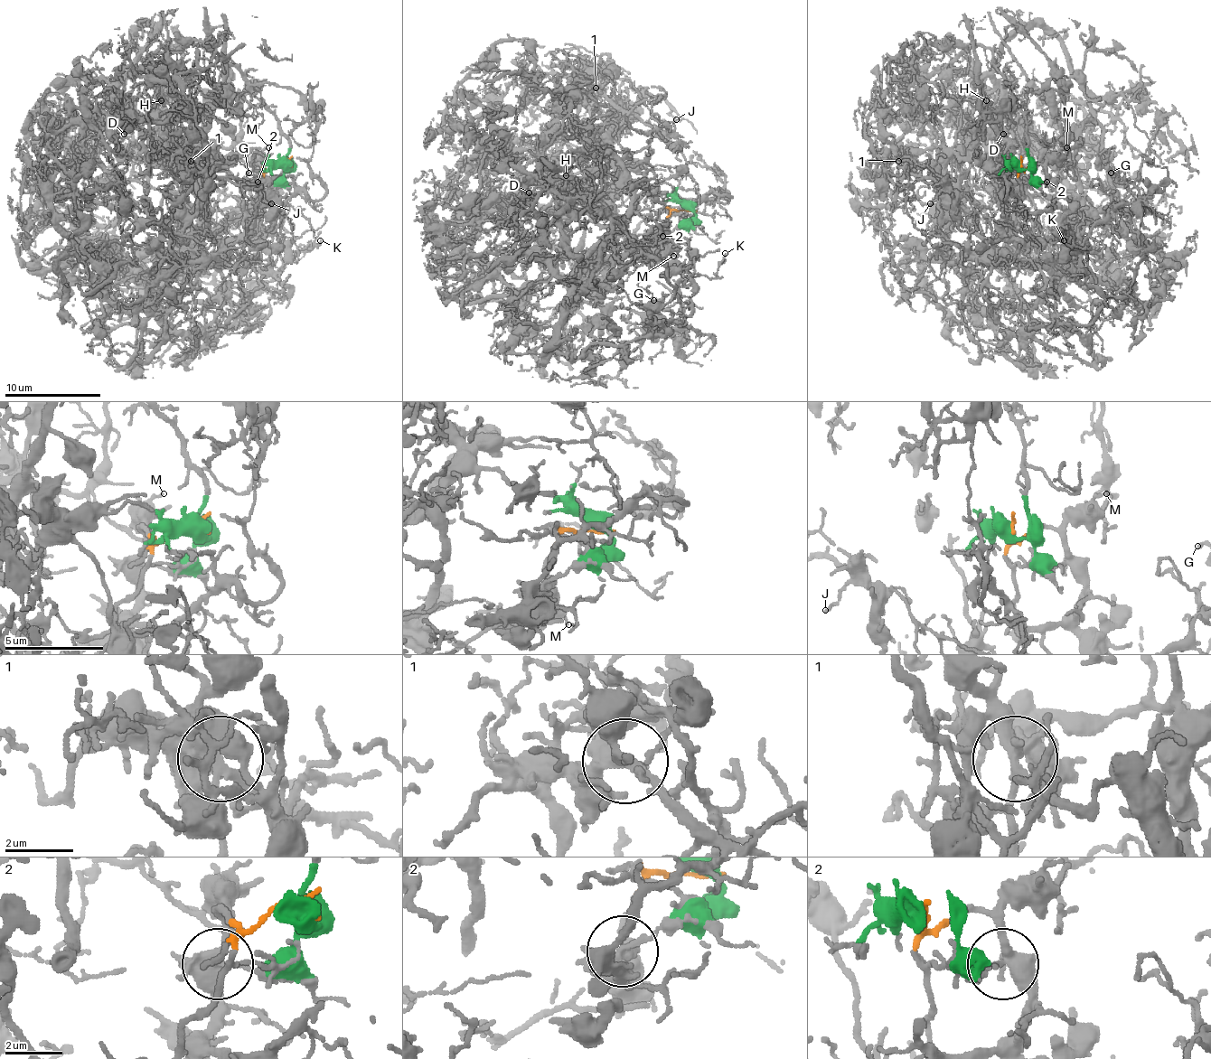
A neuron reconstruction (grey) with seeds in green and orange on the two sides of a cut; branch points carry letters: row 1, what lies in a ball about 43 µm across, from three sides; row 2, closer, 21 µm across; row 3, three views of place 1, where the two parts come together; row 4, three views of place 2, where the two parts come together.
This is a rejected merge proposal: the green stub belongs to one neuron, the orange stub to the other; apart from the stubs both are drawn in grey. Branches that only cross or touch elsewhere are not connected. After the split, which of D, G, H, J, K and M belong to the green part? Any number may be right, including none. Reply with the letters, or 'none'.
D, G, H, J

